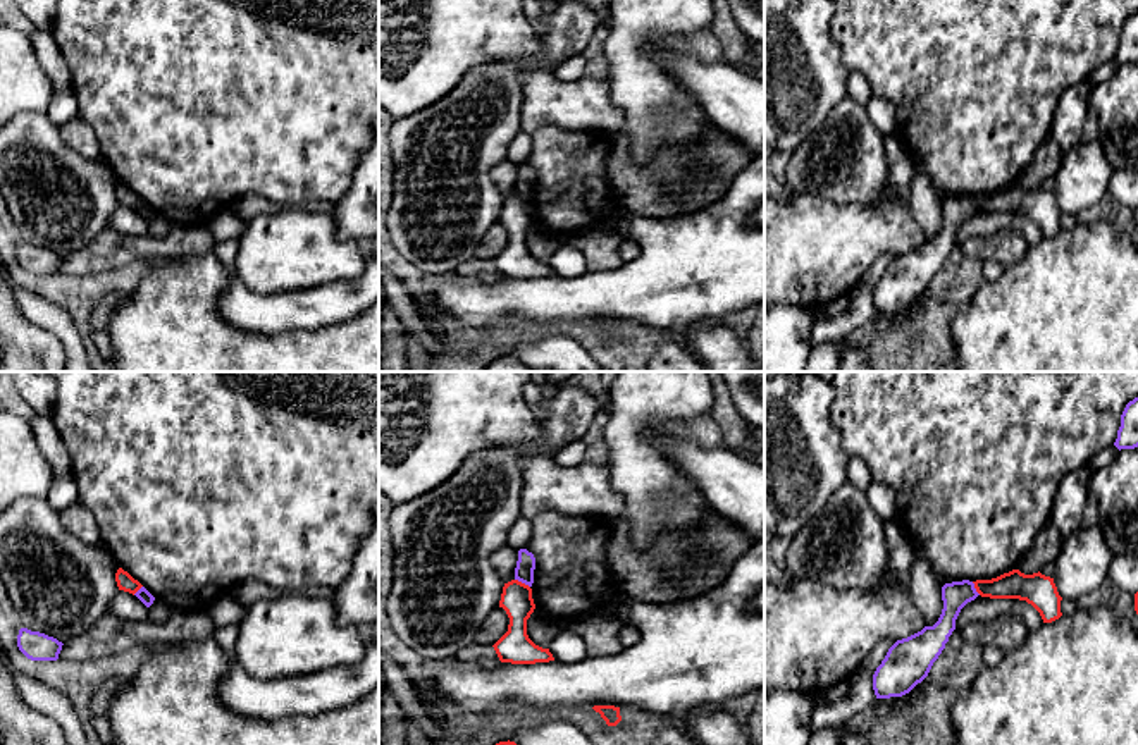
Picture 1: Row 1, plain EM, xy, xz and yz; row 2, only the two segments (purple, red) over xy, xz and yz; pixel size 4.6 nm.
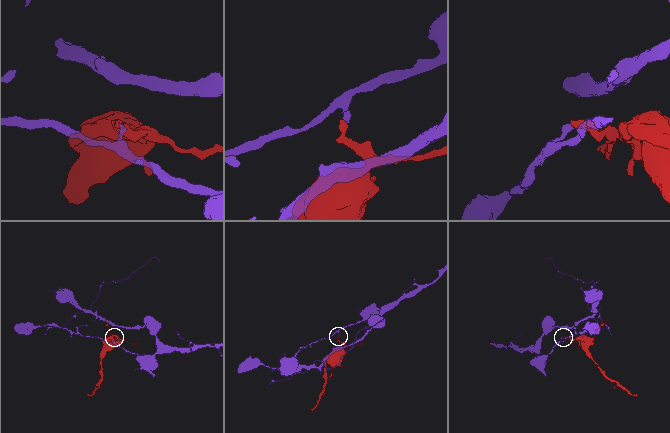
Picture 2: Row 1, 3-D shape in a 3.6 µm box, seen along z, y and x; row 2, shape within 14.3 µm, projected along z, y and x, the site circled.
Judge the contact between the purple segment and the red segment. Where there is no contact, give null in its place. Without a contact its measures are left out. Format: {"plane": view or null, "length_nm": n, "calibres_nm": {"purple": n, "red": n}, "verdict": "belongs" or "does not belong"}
{"plane": "xz", "length_nm": 80, "calibres_nm": {"purple": 90, "red": 150}, "verdict": "does not belong"}

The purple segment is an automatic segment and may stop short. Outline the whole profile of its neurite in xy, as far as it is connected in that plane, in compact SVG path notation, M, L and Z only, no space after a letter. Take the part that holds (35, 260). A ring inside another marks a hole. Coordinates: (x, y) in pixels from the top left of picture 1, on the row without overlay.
M21 243L17 249L19 265L31 275L57 275L62 256L40 246Z

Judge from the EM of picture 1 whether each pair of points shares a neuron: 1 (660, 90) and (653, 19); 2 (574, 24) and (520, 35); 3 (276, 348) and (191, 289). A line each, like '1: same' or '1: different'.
1: same
2: different
3: same

